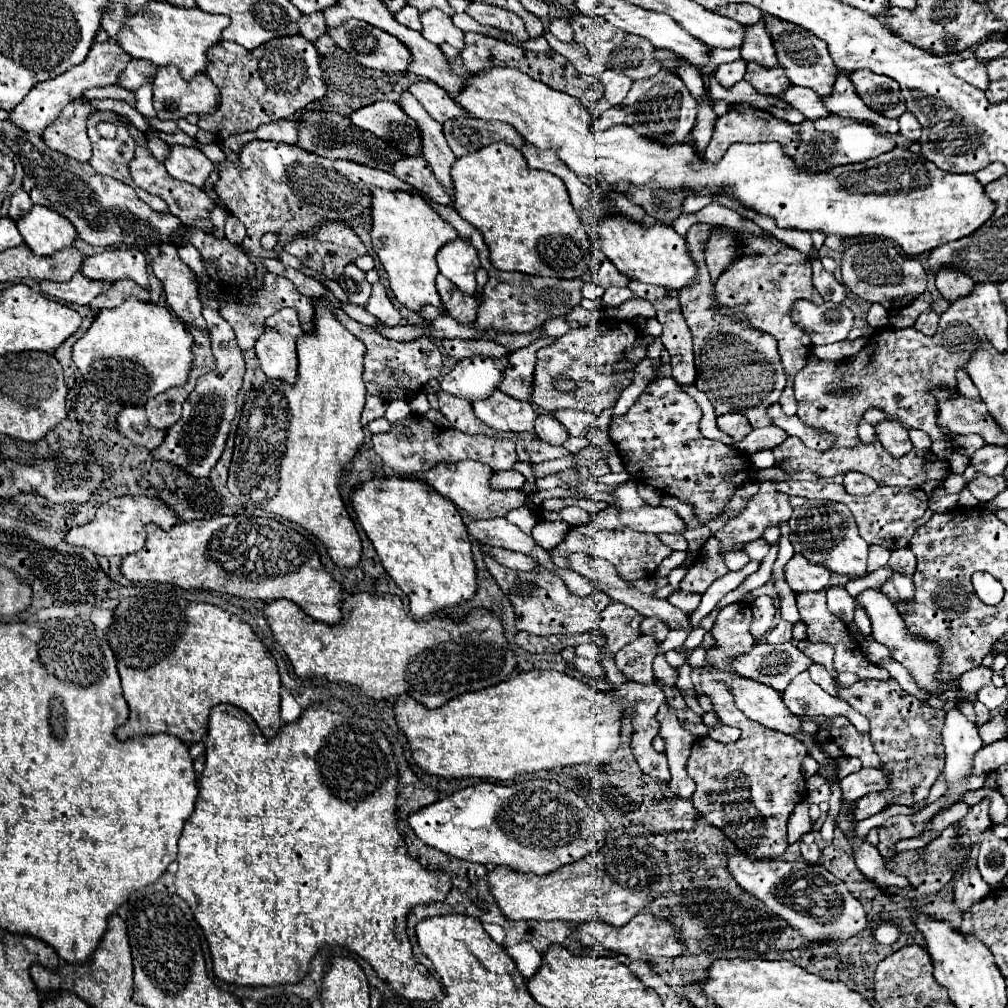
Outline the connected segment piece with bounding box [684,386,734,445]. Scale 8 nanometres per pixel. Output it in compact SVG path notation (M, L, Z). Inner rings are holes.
M686 386L684 390L686 390L686 392L698 402L698 406L702 408L702 418L699 424L702 436L708 439L720 440L721 442L724 442L724 444L732 445L734 439L719 430L716 424L714 409L712 404L710 404L710 400L704 396L704 392L696 390L694 386Z

